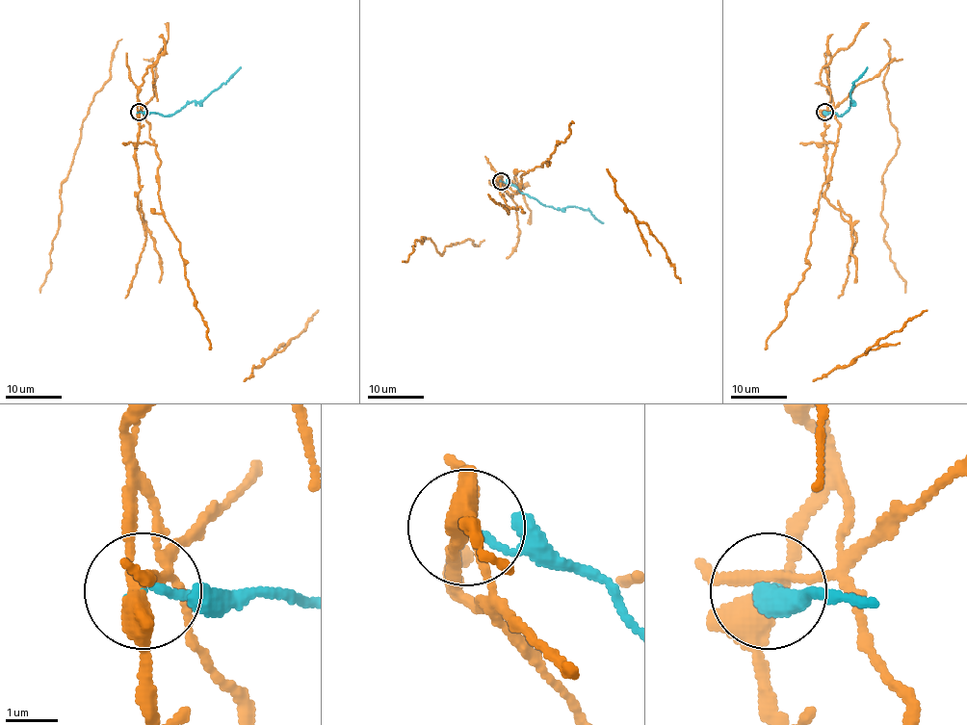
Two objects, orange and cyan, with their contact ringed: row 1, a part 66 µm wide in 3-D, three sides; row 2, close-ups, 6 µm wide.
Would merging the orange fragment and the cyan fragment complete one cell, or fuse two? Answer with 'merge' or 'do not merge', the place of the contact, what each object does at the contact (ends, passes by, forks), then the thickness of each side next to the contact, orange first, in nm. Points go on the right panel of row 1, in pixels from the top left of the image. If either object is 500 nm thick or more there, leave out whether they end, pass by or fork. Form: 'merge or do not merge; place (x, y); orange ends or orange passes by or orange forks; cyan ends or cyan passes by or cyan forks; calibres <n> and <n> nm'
do not merge; place (824, 112); orange forks; cyan ends; calibres 360 and 130 nm

